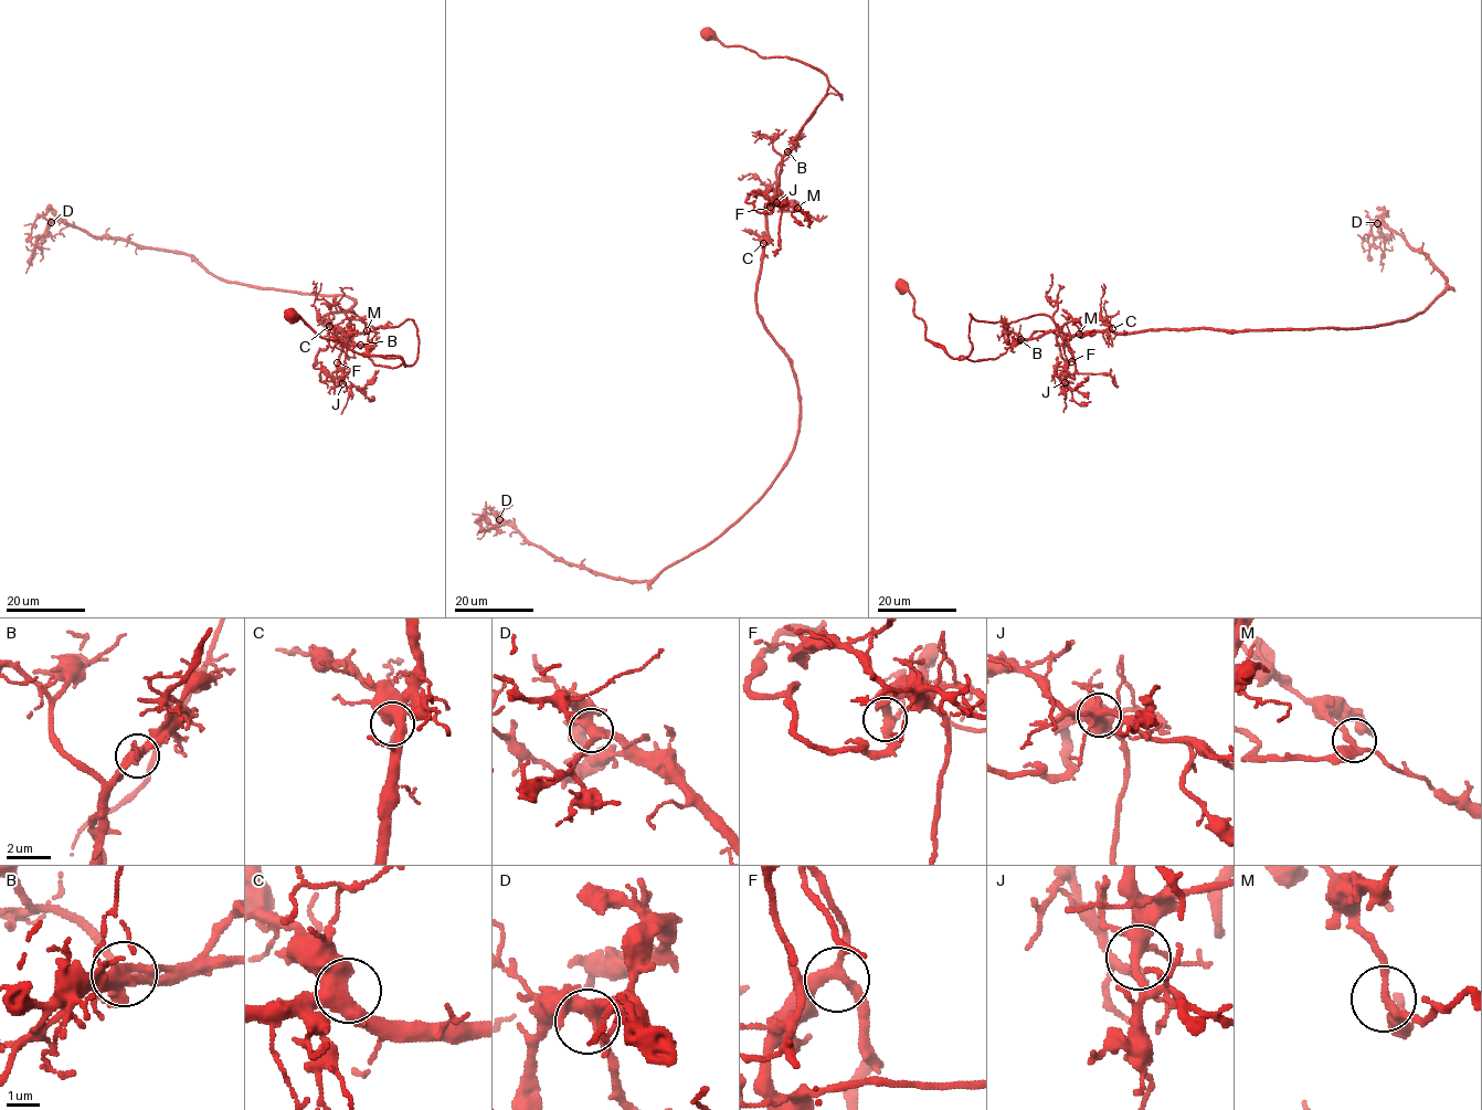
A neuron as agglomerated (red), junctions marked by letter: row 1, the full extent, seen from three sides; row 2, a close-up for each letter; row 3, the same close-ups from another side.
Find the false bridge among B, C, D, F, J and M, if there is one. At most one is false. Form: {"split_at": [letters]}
{"split_at": ["B"]}

